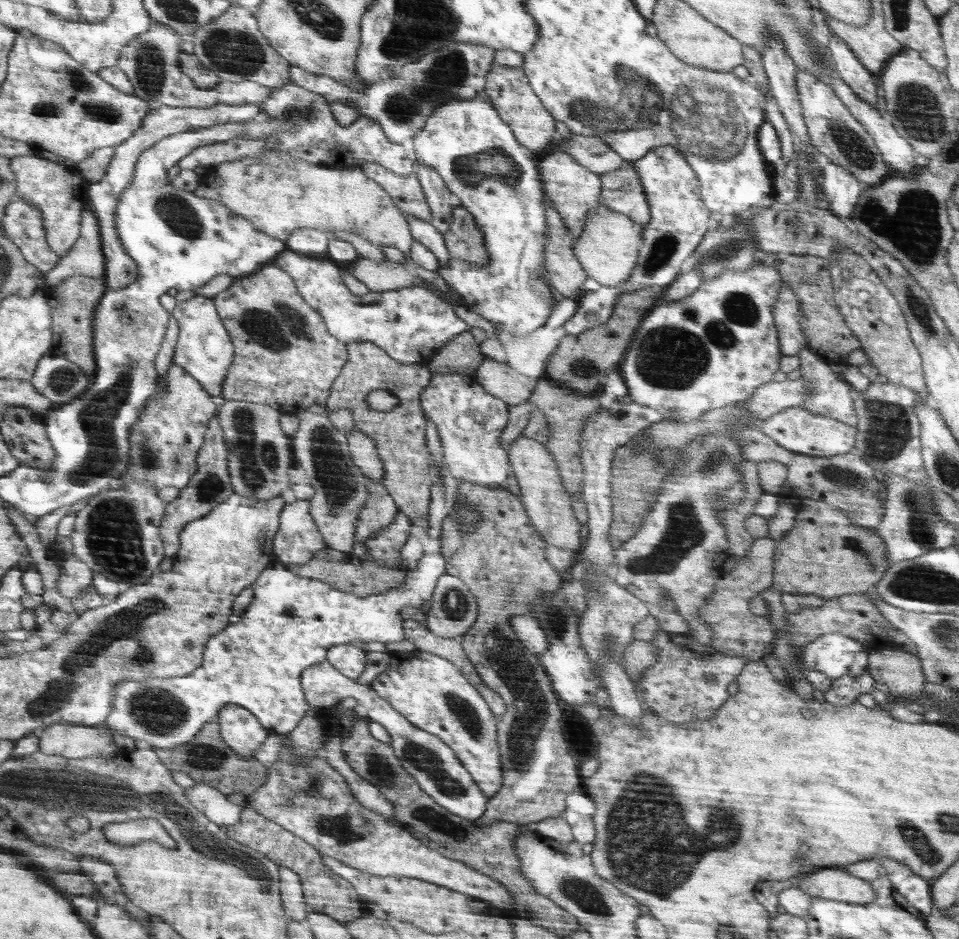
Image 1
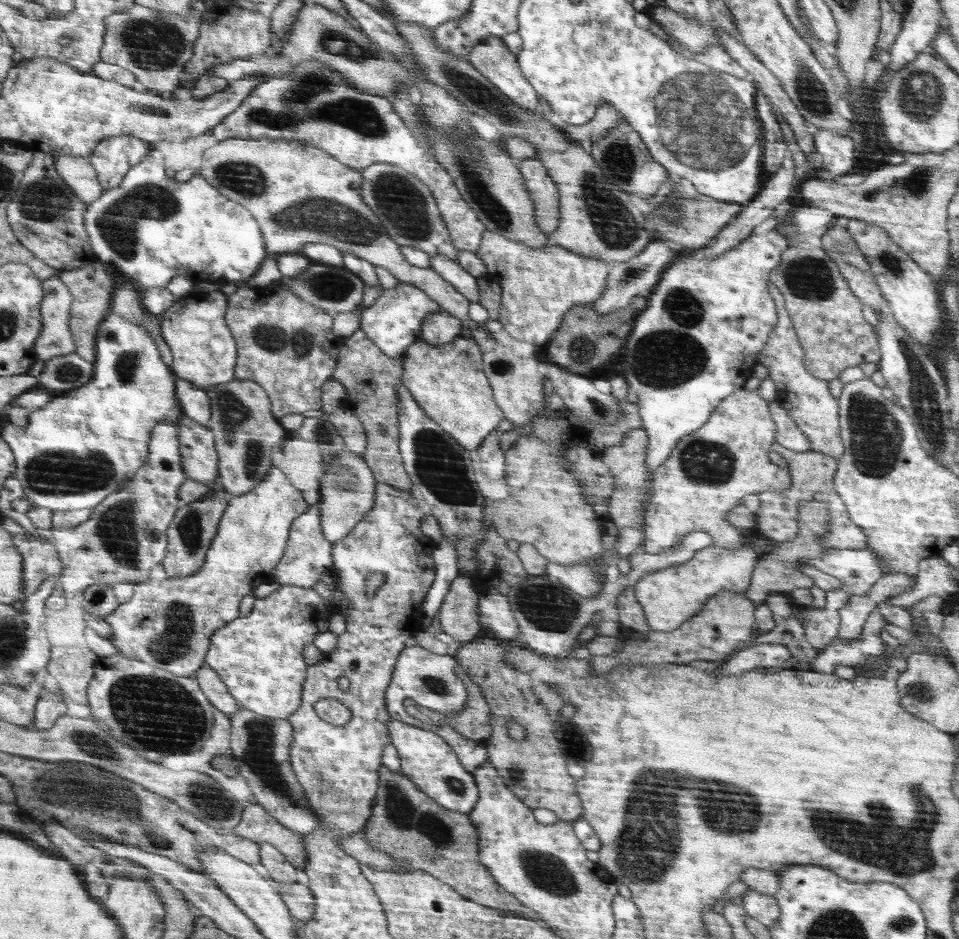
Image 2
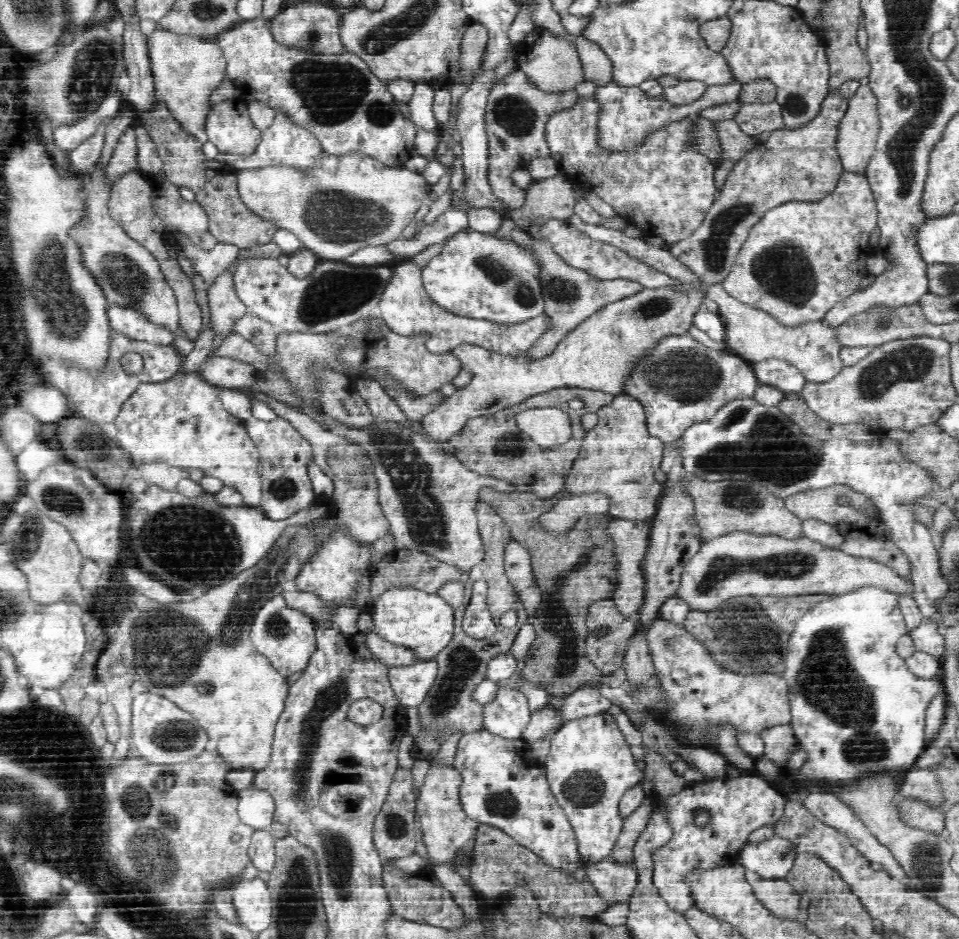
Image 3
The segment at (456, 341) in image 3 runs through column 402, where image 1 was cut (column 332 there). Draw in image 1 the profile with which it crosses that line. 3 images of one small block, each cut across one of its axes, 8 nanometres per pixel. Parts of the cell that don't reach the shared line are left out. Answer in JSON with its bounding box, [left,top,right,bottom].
[272,248,469,364]

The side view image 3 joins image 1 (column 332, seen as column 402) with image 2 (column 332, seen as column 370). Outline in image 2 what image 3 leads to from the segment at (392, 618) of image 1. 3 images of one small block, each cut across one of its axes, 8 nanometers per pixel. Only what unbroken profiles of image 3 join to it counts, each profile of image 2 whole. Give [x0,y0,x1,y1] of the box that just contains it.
[207,585,339,719]

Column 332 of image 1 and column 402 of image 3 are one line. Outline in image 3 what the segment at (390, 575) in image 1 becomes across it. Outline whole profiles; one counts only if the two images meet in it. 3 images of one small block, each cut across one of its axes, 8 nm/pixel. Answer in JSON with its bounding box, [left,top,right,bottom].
[369,548,462,606]

